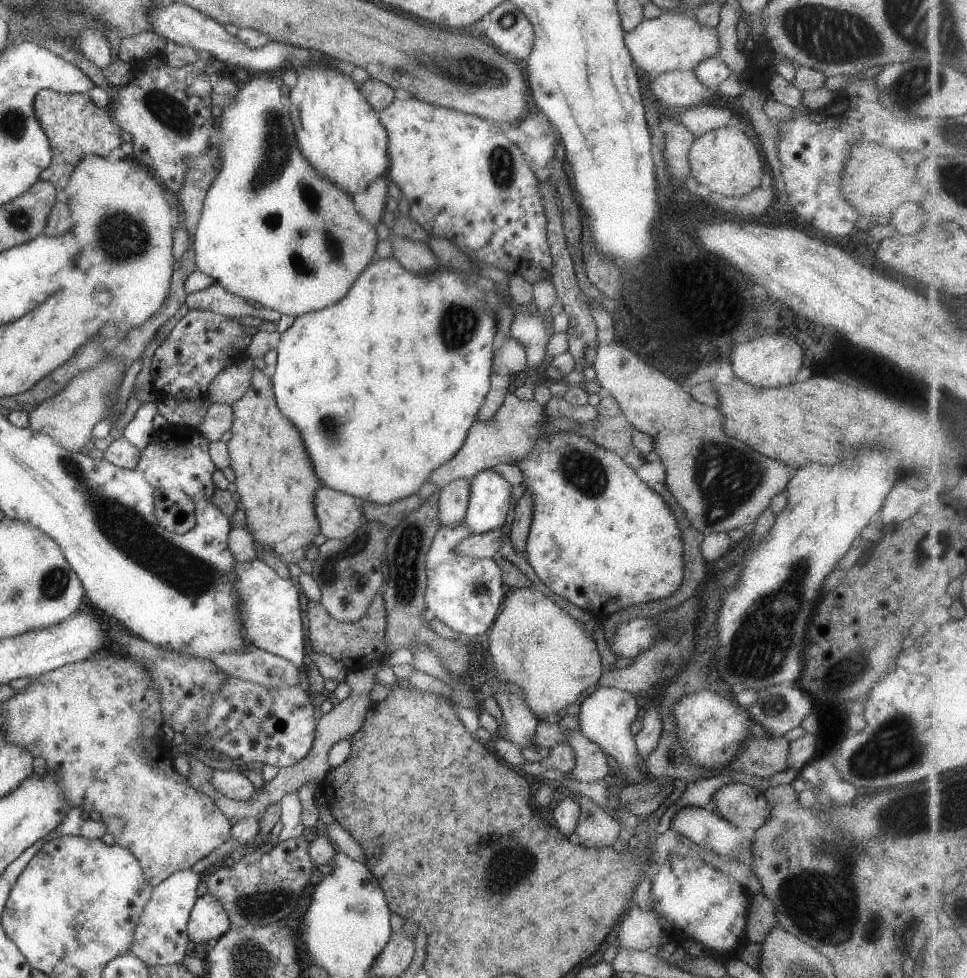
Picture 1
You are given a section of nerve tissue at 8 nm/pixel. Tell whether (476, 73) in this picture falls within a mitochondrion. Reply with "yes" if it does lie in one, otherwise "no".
yes

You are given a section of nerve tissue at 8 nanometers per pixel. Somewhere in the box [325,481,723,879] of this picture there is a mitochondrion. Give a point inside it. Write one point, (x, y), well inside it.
(404, 554)

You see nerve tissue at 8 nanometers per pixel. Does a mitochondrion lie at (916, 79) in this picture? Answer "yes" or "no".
yes

